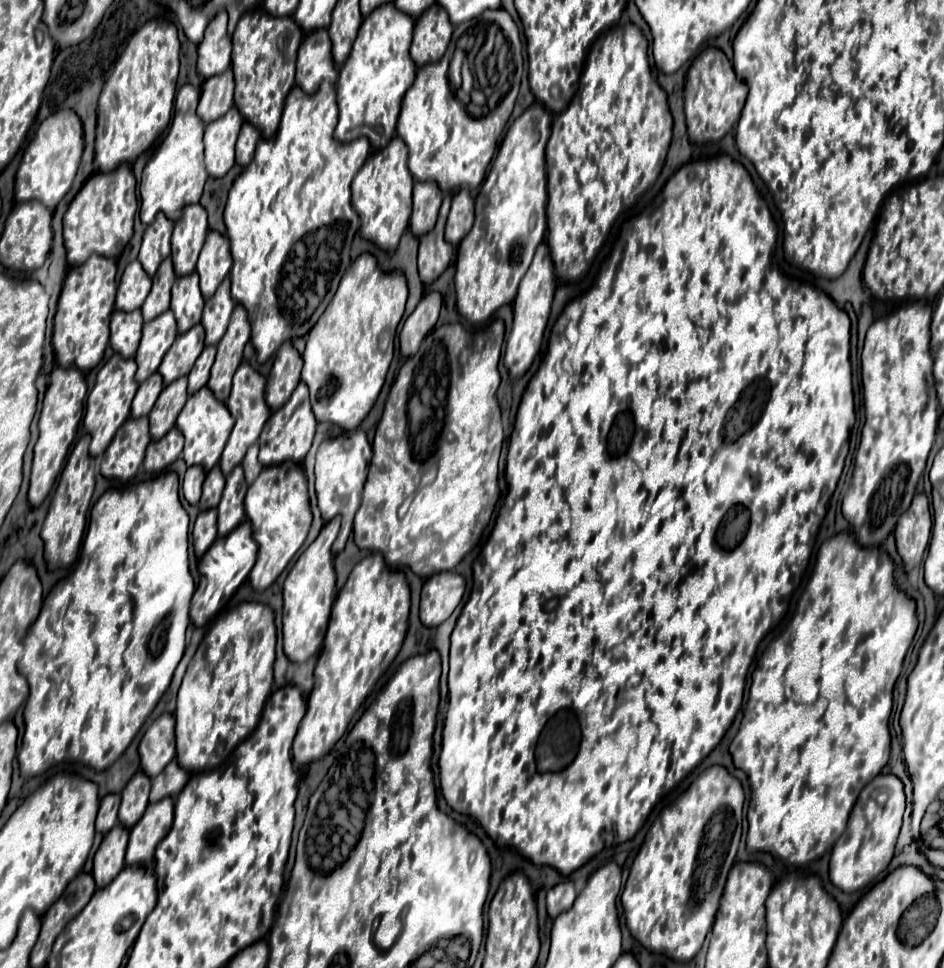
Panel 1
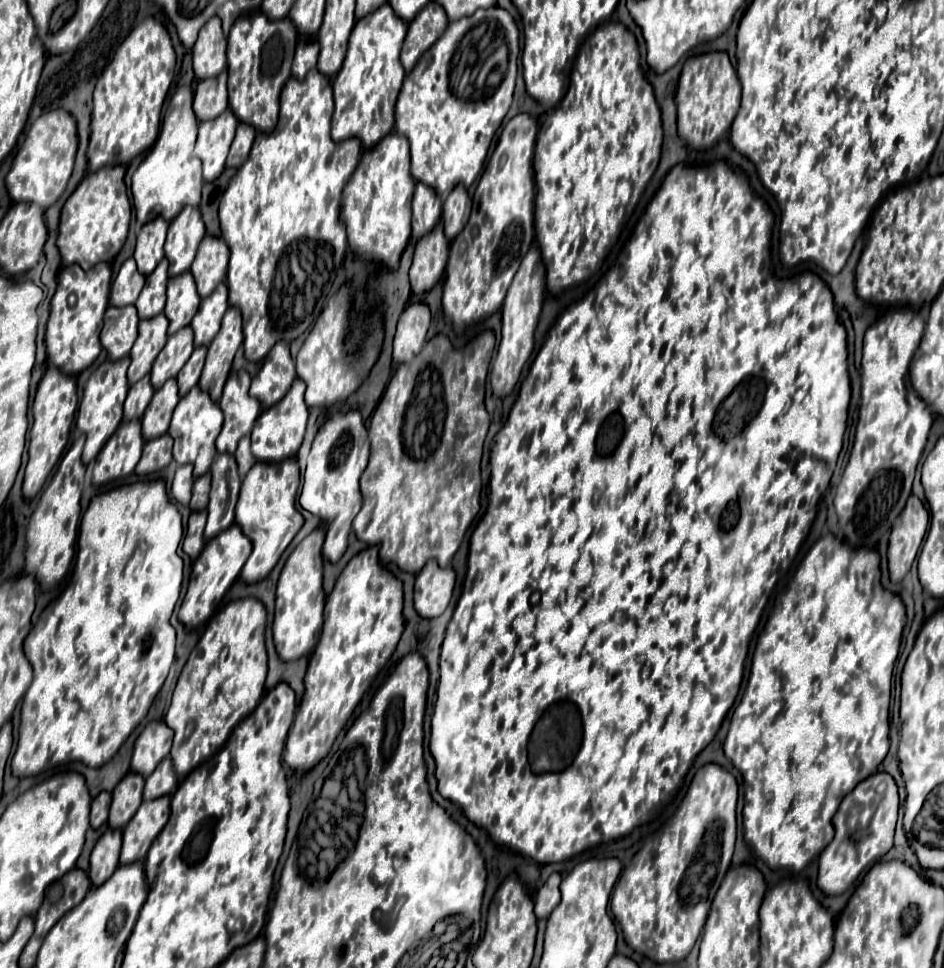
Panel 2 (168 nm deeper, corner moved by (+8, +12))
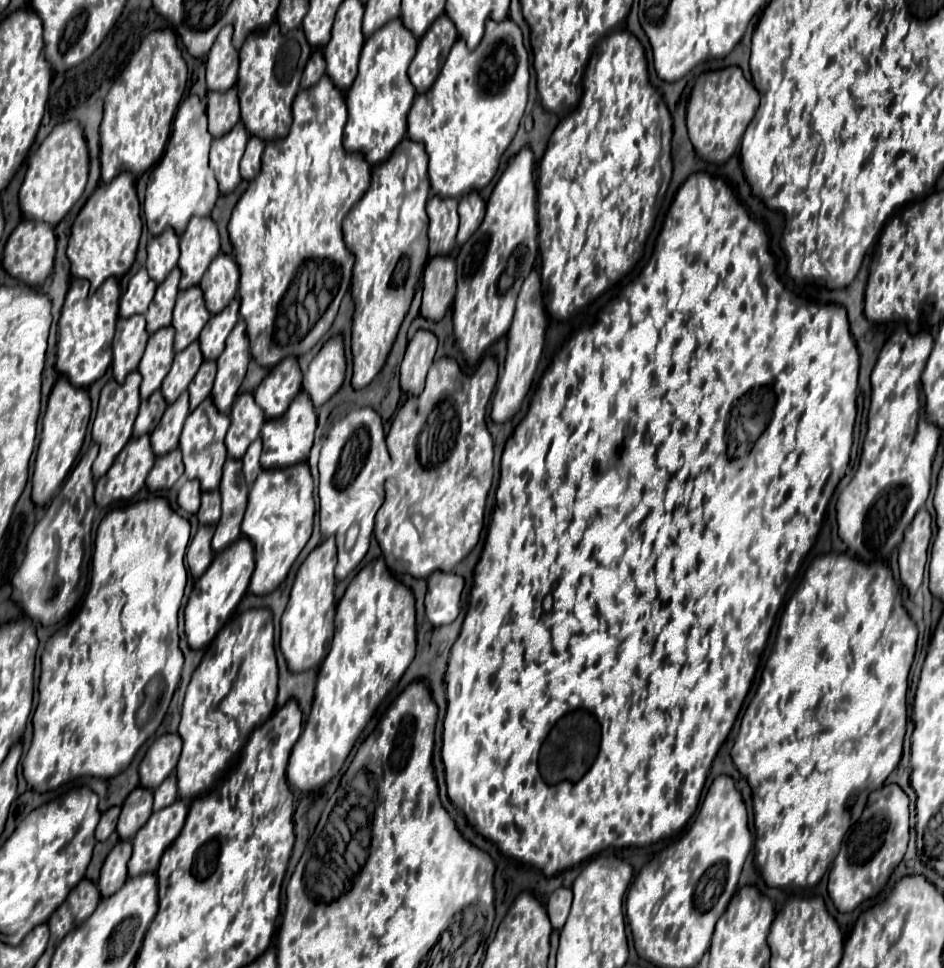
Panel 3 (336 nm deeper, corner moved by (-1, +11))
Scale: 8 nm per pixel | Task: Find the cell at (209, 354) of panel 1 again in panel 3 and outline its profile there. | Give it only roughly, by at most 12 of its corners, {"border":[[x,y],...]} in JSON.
{"border":[[204,361],[188,387],[190,411],[210,397],[216,361]]}

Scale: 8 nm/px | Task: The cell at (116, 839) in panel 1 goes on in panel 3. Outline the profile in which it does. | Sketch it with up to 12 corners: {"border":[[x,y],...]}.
{"border":[[120,841],[100,869],[102,897],[114,895],[128,879],[132,843]]}

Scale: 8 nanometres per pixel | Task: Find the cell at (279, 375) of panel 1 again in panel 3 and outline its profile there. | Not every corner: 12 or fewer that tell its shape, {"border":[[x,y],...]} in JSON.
{"border":[[294,357],[272,367],[254,391],[266,419],[282,417],[300,393]]}

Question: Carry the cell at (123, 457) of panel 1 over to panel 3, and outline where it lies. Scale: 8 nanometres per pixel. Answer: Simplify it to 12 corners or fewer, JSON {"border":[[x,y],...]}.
{"border":[[148,435],[130,439],[96,483],[96,505],[132,499],[154,465]]}

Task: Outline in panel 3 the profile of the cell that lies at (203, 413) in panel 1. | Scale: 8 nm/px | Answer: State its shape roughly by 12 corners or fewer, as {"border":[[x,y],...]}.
{"border":[[208,397],[184,423],[188,479],[216,491],[230,419]]}

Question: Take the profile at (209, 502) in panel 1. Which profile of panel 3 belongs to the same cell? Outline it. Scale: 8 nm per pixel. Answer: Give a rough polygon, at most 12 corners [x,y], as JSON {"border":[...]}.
{"border":[[202,493],[200,525],[216,525],[220,493]]}

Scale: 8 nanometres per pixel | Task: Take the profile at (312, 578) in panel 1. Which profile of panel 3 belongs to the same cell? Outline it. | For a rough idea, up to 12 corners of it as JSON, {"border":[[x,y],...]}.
{"border":[[334,537],[298,569],[280,649],[292,673],[328,655],[336,611]]}

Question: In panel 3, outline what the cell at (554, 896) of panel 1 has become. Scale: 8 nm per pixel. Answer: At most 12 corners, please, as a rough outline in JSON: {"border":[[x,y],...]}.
{"border":[[560,887],[548,899],[548,917],[560,931],[568,919],[572,891]]}

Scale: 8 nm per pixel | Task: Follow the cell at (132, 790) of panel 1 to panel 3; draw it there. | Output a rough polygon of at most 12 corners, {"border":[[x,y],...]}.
{"border":[[138,787],[122,805],[118,835],[130,841],[152,815],[152,791]]}

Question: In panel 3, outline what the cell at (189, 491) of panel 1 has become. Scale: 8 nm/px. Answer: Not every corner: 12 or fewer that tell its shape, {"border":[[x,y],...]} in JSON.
{"border":[[184,481],[178,505],[188,513],[200,509],[198,481]]}

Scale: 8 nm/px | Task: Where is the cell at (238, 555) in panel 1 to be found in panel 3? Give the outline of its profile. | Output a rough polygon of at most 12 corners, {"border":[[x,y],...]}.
{"border":[[250,539],[214,555],[184,609],[190,649],[206,647],[248,591]]}

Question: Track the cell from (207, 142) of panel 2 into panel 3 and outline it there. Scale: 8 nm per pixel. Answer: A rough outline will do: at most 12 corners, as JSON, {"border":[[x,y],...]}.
{"border":[[238,123],[212,141],[210,167],[222,195],[242,181],[248,137]]}

